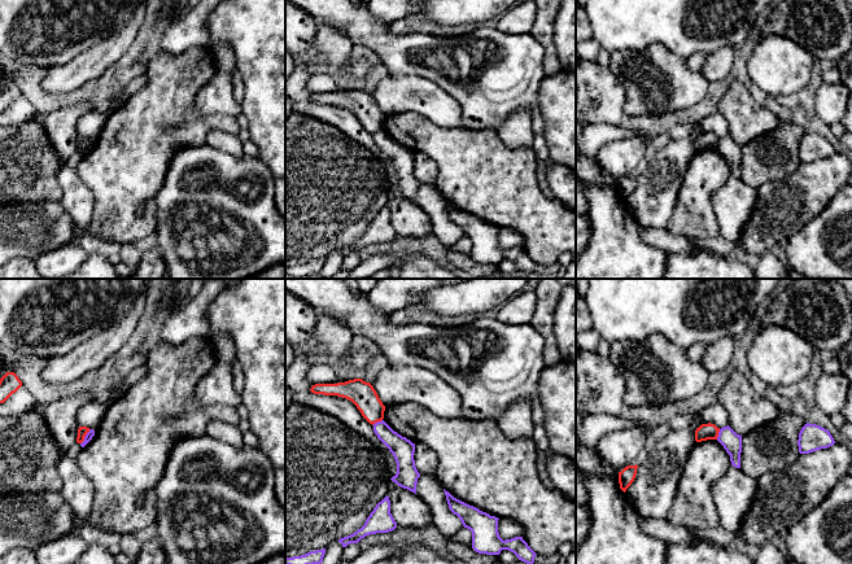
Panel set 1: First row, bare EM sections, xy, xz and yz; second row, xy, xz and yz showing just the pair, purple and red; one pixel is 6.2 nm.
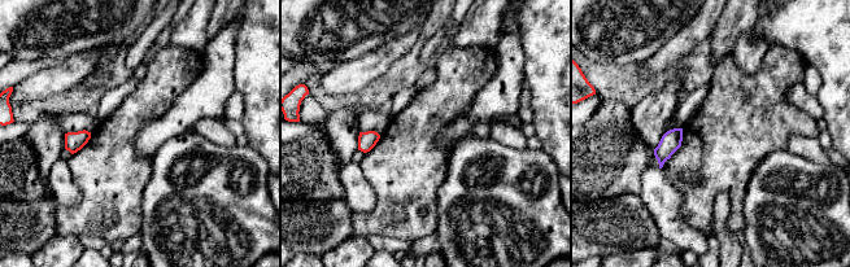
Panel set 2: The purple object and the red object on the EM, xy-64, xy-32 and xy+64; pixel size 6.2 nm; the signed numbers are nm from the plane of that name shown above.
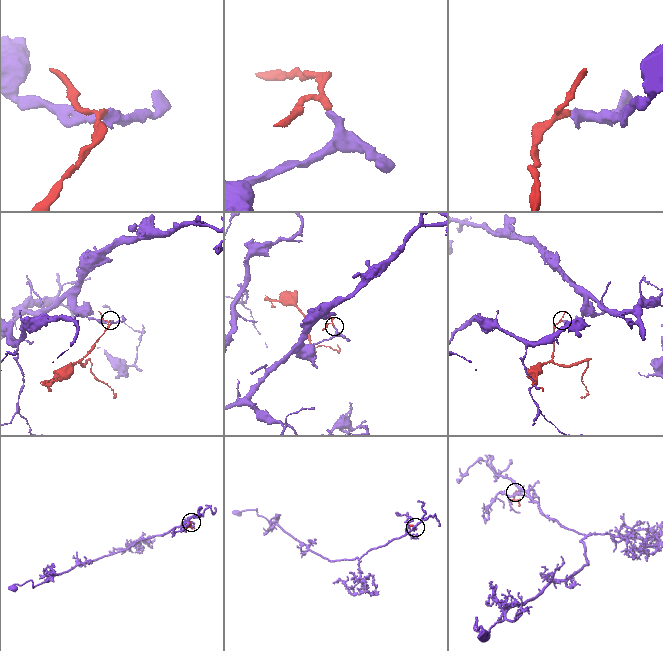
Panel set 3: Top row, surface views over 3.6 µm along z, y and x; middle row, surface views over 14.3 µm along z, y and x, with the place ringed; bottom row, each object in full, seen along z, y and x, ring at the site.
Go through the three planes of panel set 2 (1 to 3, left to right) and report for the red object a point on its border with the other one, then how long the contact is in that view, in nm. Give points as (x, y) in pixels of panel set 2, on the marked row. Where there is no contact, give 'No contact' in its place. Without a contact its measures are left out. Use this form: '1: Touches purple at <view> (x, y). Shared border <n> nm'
1: No contact
2: No contact
3: No contact

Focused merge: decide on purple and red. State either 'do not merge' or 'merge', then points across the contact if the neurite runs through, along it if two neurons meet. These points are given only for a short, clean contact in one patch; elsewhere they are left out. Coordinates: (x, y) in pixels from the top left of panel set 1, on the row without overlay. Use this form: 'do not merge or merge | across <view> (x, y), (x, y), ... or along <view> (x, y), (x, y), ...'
do not merge | along xy (90, 139), (81, 153)

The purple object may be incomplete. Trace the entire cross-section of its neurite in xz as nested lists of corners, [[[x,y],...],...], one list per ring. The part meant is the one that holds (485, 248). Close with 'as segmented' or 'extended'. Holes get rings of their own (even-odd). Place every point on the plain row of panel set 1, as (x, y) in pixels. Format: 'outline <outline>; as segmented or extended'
outline [[[445,201],[450,220],[456,224],[463,236],[472,241],[472,258],[479,263],[499,264],[502,259],[514,262],[519,270],[533,274],[536,262],[528,255],[523,246],[503,250],[498,242],[498,227],[490,226],[479,218],[469,215],[449,201]]]; as segmented

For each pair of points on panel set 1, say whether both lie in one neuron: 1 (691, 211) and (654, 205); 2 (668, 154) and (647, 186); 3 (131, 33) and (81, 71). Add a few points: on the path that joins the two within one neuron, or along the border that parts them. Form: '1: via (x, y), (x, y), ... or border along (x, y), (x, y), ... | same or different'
1: border along (682, 180), (674, 209), (664, 227) | different
2: via (668, 162), (655, 178) | same
3: via (118, 43), (94, 61) | same

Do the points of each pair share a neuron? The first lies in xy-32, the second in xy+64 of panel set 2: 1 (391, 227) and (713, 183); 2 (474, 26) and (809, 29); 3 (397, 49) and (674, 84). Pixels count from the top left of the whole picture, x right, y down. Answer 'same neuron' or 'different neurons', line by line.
1: same neuron
2: different neurons
3: different neurons

